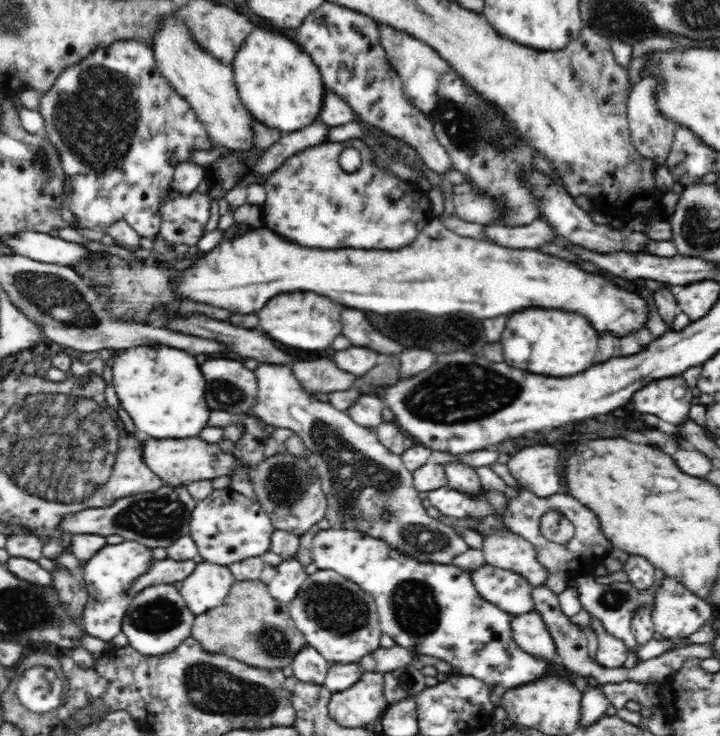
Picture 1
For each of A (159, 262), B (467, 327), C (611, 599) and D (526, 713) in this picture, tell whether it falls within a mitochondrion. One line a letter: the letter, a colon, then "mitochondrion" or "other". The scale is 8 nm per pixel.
A: other
B: other
C: mitochondrion
D: other

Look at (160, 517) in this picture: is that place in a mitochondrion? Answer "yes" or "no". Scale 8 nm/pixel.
yes

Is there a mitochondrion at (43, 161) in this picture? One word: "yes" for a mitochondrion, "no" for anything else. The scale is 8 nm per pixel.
yes

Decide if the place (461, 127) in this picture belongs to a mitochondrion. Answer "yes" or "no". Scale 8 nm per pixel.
yes

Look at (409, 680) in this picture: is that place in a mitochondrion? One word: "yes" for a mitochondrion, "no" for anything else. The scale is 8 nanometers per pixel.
no

